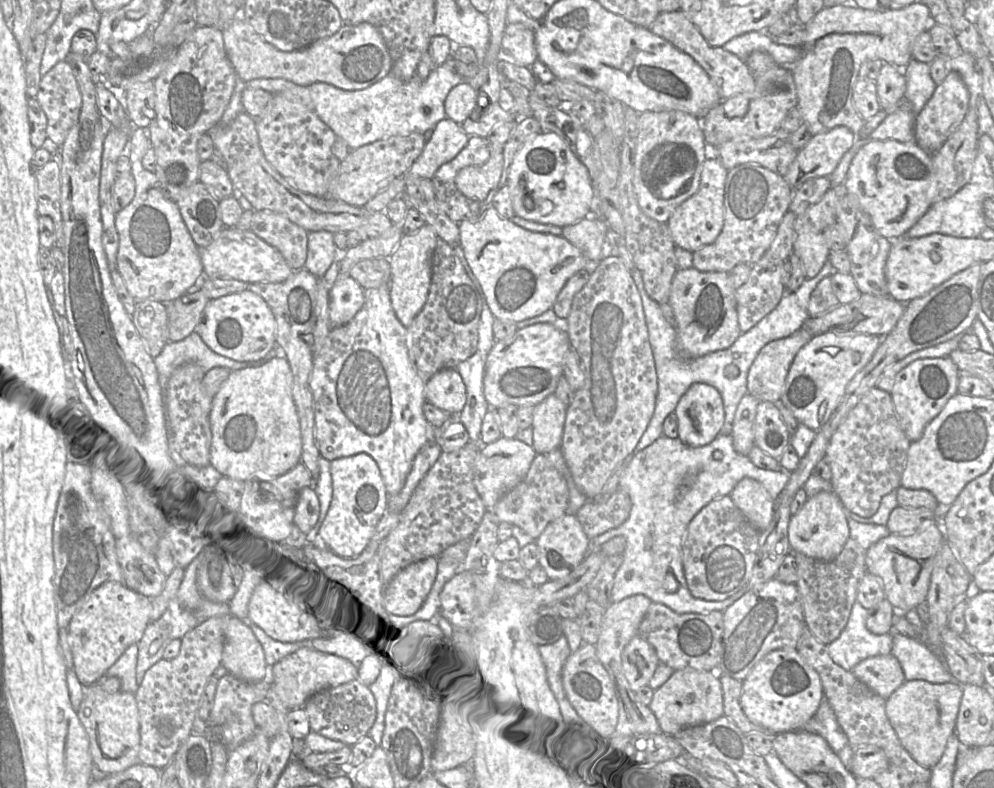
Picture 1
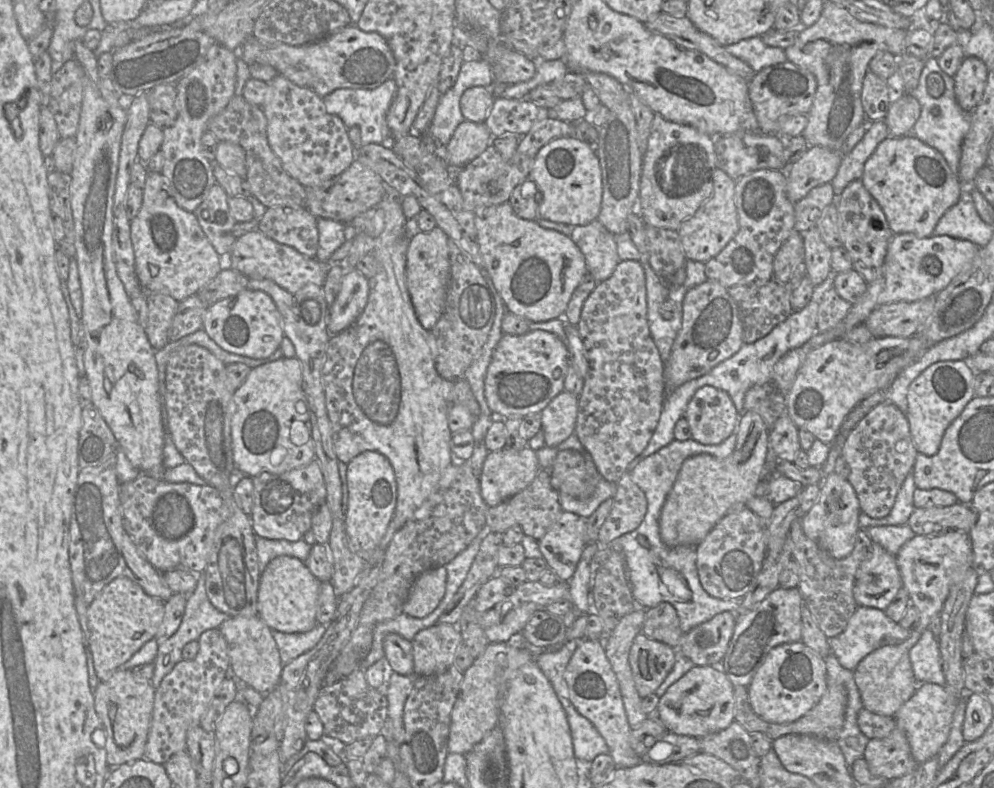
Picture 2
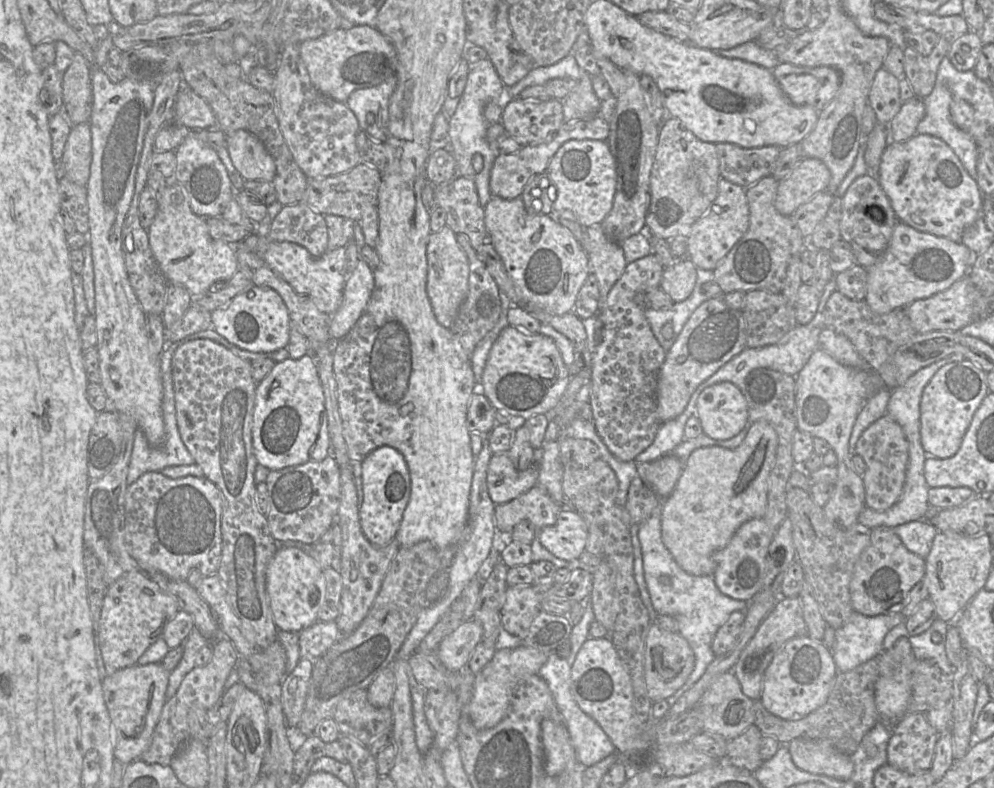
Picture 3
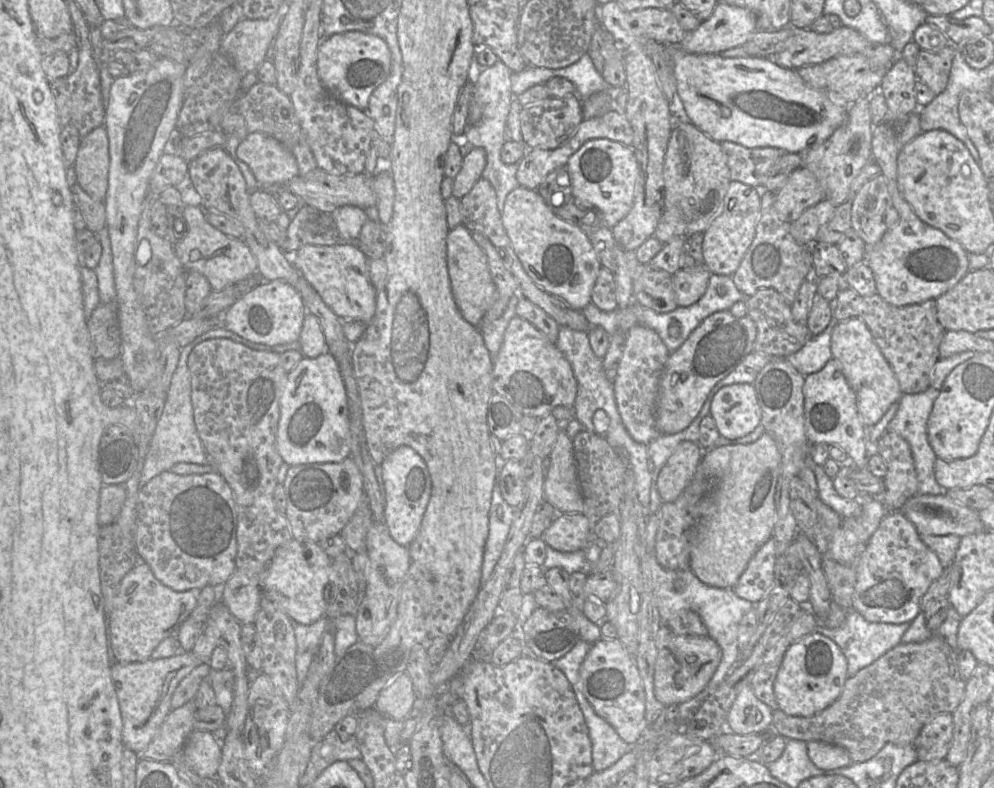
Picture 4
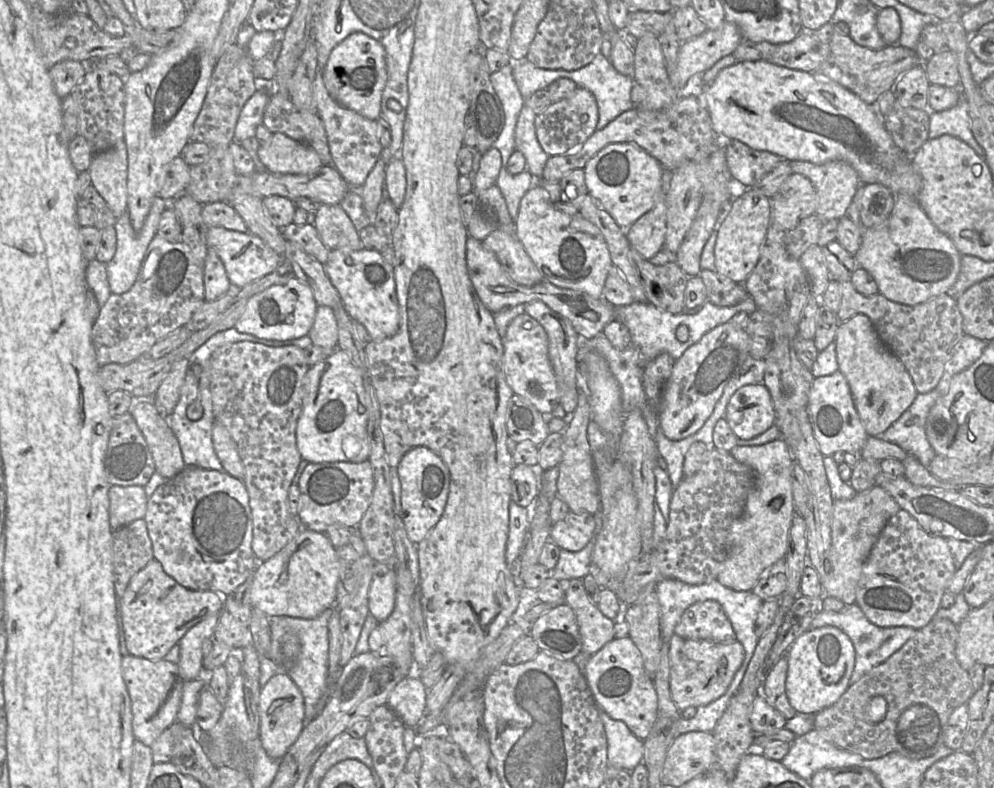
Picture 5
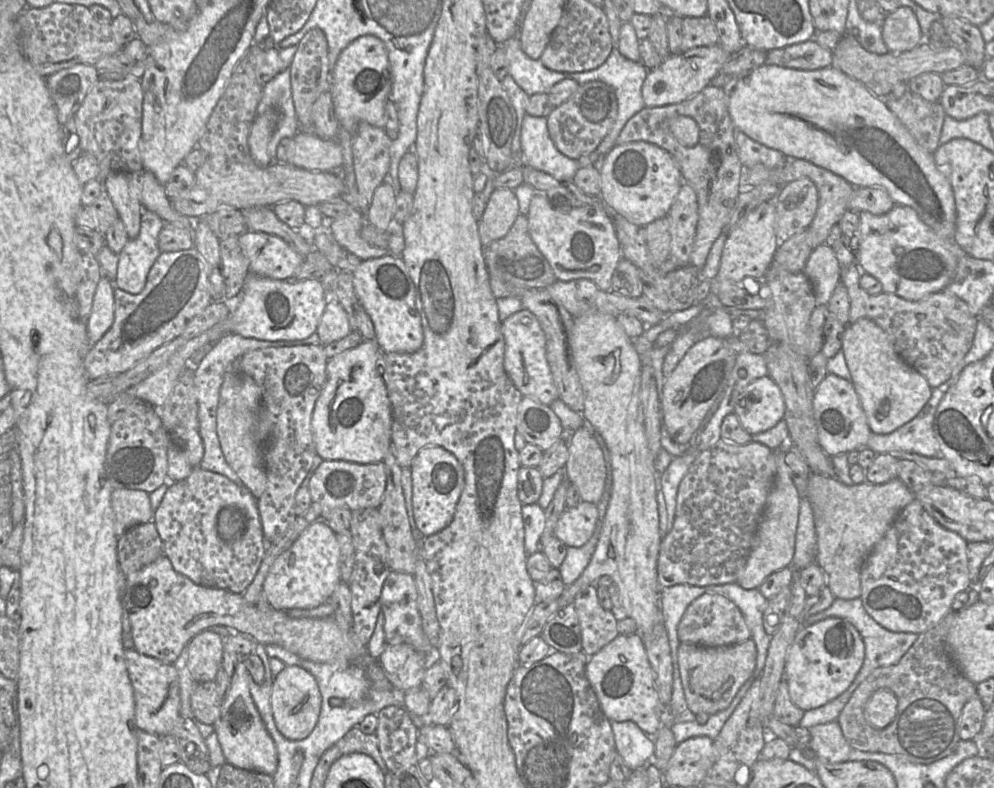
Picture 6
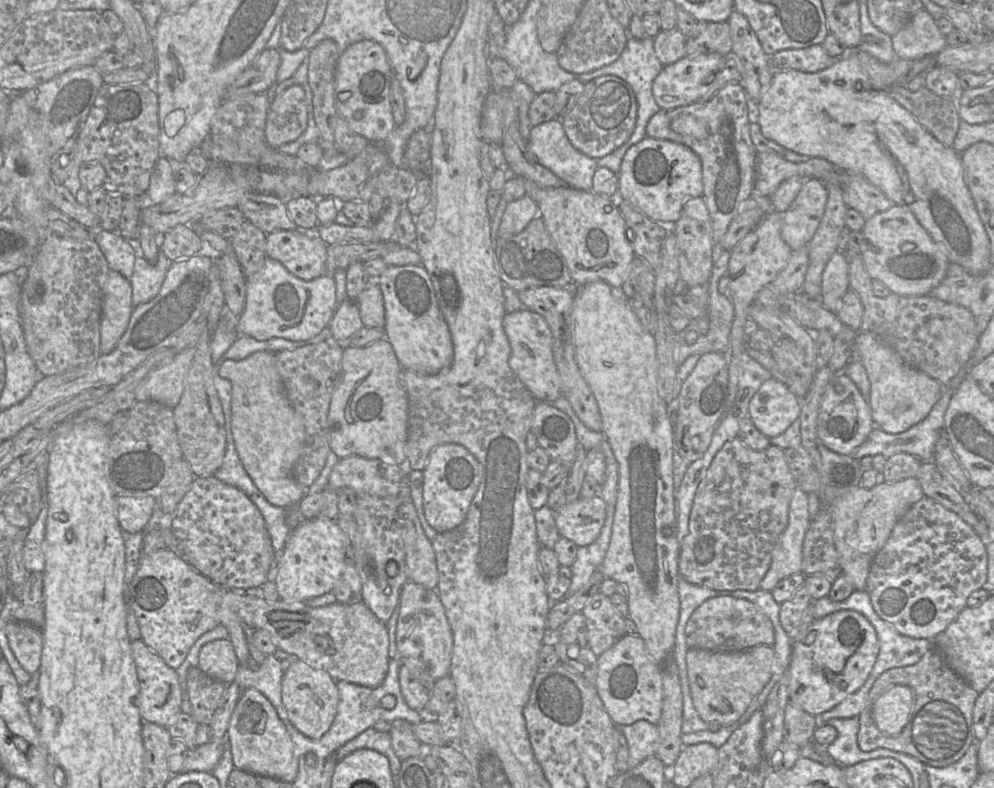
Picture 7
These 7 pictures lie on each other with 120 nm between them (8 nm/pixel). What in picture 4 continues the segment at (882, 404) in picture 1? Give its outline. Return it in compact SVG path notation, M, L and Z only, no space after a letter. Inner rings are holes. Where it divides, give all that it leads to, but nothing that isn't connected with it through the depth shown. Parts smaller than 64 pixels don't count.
M885 431L875 443L875 452L881 456L887 466L887 473L883 478L884 492L876 497L888 511L899 511L903 504L917 494L917 475L912 452L905 439L893 431Z

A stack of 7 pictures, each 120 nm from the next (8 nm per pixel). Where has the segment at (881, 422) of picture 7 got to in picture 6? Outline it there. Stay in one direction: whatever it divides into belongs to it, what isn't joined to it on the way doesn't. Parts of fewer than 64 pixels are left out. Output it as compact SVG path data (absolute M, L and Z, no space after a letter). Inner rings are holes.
M863 317L845 327L841 351L844 353L851 382L859 396L872 433L893 432L917 416L930 399L932 387L927 379L900 357L889 335L871 319Z

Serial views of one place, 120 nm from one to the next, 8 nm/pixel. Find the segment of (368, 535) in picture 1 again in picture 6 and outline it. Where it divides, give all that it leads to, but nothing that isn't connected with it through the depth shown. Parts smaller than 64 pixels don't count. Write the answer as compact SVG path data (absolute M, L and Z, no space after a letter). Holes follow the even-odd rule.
M427 446L420 450L413 459L410 469L414 521L420 532L427 538L451 523L465 486L465 472L457 458L440 446Z

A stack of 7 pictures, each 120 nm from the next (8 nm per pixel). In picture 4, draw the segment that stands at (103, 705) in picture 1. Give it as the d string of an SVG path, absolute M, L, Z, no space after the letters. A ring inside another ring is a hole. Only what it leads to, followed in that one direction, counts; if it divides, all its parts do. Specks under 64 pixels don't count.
M178 652L172 657L144 662L116 662L111 666L111 678L121 711L122 741L125 748L142 754L171 711L171 699L176 687L202 663L204 662L191 652Z

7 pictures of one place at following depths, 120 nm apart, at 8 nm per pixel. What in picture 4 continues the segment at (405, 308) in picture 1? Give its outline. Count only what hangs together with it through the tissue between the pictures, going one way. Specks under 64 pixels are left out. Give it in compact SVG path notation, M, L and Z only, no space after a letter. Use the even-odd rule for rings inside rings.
M464 225L450 229L446 245L447 267L455 302L464 319L478 326L496 299L496 286L489 270L487 254Z

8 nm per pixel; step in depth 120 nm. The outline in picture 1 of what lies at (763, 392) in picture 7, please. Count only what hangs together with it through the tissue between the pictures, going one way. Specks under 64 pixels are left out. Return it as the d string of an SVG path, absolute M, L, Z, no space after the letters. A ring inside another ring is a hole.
M694 383L680 398L674 414L678 422L678 439L690 447L712 442L724 423L720 393L713 386Z

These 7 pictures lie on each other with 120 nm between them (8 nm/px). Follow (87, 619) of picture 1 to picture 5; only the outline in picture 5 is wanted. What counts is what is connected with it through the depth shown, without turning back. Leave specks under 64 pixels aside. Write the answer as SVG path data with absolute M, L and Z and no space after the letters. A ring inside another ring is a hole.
M152 560L131 578L120 598L119 612L128 654L149 660L164 660L170 649L178 644L191 627L207 617L218 616L223 606L223 595L212 591L187 589L170 577L159 561Z

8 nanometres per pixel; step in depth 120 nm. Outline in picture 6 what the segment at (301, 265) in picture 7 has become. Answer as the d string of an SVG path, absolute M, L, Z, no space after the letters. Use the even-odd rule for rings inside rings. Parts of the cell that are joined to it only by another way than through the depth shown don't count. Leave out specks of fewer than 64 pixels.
M246 231L238 235L238 242L243 255L249 260L250 273L276 280L293 280L296 270L305 260L294 251L283 239L276 235Z

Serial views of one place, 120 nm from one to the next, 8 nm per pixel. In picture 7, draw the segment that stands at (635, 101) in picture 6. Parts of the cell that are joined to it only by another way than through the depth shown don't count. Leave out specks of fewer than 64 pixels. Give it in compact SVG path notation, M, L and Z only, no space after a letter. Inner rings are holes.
M630 37L626 43L626 46L619 56L619 58L614 61L613 63L601 67L599 69L596 69L594 71L588 72L588 73L582 73L583 76L579 80L583 83L588 83L589 81L602 77L602 76L617 76L621 78L622 80L626 81L633 89L637 103L638 103L638 111L637 111L637 122L636 127L629 138L627 142L625 142L622 146L620 146L618 149L613 151L612 153L599 158L595 159L598 166L601 168L607 168L611 170L614 173L618 173L621 167L621 163L623 160L623 157L627 150L634 144L640 142L643 140L646 136L646 126L651 117L656 114L660 109L660 107L655 102L655 99L653 97L652 93L652 86L655 78L658 76L658 74L663 69L664 65L660 62L658 57L656 56L655 50L654 50L654 38L653 37L644 37L642 39L636 39Z

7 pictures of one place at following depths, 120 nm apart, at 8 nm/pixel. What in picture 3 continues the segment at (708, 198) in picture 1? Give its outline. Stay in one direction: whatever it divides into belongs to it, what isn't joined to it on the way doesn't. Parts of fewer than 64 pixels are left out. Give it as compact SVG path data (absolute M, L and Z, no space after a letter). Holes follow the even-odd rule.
M721 177L718 194L705 213L692 225L687 236L687 258L697 268L714 270L749 226L749 205L746 189Z

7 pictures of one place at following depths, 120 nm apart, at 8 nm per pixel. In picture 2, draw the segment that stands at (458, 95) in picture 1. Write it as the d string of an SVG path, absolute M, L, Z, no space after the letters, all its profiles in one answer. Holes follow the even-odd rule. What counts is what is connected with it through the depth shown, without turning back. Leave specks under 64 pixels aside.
M475 86L464 91L460 108L464 118L470 122L484 122L489 116L496 97L490 88Z

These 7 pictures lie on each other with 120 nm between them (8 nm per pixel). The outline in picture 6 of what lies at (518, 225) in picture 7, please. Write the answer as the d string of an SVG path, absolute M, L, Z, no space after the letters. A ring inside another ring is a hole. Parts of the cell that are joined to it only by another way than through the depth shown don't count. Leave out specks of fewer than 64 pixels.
M509 189L494 190L478 222L482 245L485 247L506 236L519 215L519 203L514 192Z

